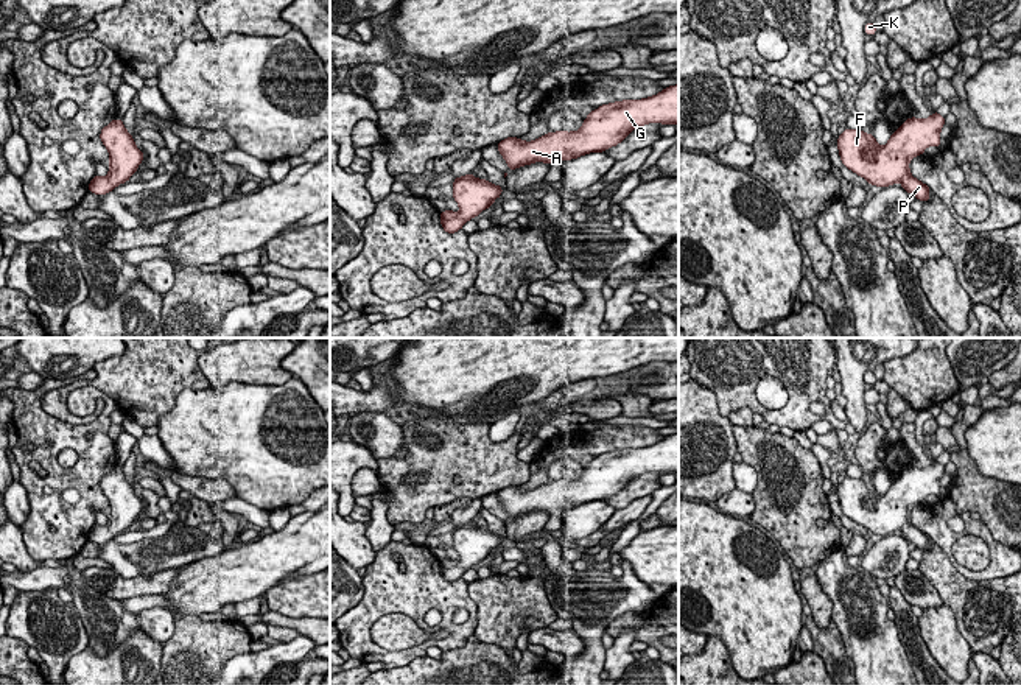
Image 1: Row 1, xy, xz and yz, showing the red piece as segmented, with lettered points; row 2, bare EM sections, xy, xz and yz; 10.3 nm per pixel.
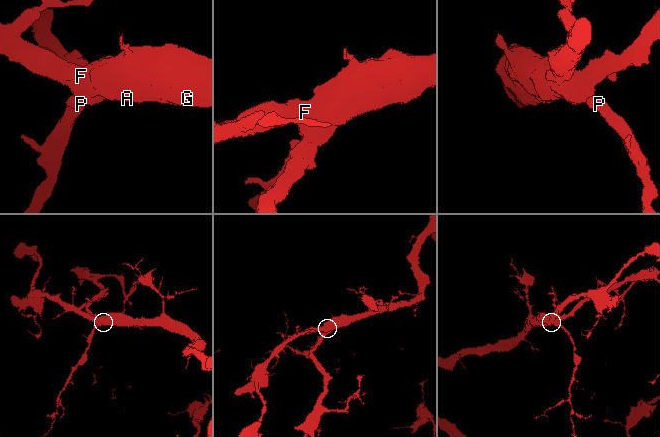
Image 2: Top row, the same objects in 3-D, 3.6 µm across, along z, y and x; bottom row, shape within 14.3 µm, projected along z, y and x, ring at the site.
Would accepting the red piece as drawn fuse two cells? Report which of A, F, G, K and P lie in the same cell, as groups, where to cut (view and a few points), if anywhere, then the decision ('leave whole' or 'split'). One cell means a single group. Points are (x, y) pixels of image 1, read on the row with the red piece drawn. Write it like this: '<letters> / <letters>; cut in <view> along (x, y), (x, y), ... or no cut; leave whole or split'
A F G K P; no cut; leave whole

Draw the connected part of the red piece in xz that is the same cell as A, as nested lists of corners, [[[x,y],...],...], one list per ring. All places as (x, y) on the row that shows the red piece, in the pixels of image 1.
[[[679,84],[665,87],[654,97],[602,104],[584,118],[579,131],[549,131],[532,142],[503,139],[498,151],[510,171],[535,162],[567,162],[590,153],[604,153],[621,143],[635,128],[649,123],[679,126]]]

